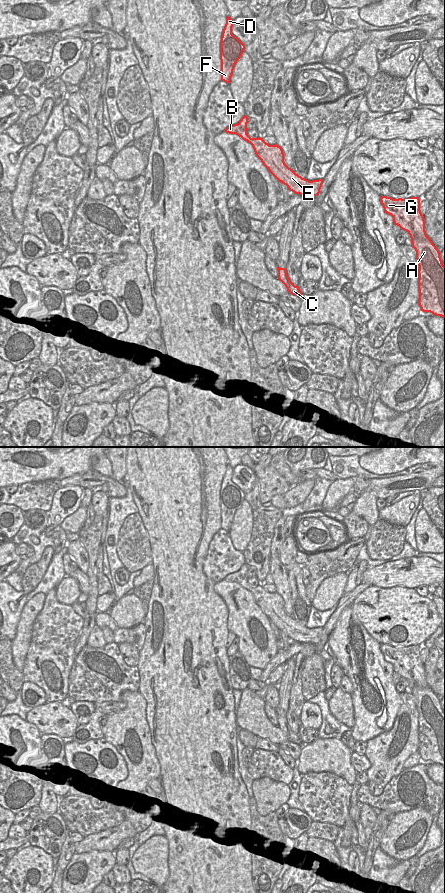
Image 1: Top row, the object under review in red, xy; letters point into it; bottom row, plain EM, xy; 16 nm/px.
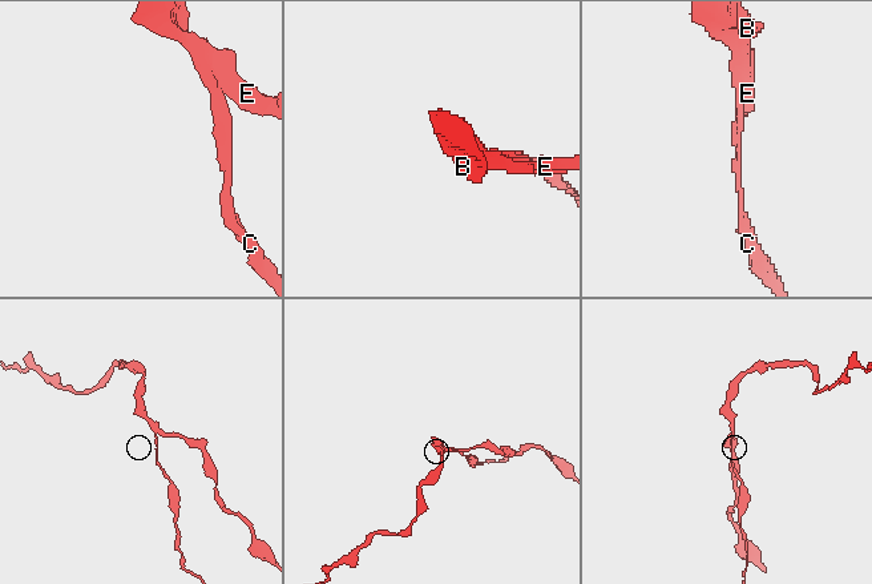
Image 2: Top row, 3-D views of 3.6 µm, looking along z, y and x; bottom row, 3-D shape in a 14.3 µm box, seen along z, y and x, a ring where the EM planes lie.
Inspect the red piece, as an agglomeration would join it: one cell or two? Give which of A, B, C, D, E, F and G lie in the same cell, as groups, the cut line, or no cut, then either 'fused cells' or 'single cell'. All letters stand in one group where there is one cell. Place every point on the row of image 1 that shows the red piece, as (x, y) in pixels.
groups A B D E F G / C; cut xy (253, 146), (263, 148), (273, 157), (273, 163), (269, 168); fused cells

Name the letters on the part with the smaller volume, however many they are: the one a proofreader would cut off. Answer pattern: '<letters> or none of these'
C

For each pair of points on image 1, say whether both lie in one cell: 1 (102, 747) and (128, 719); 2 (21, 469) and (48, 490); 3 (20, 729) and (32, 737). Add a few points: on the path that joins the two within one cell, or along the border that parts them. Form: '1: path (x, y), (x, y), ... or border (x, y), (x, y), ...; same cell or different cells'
1: border (103, 737), (116, 749), (123, 759); different cells
2: border (59, 479), (29, 481), (17, 485); different cells
3: path (23, 732), (29, 735); same cell

